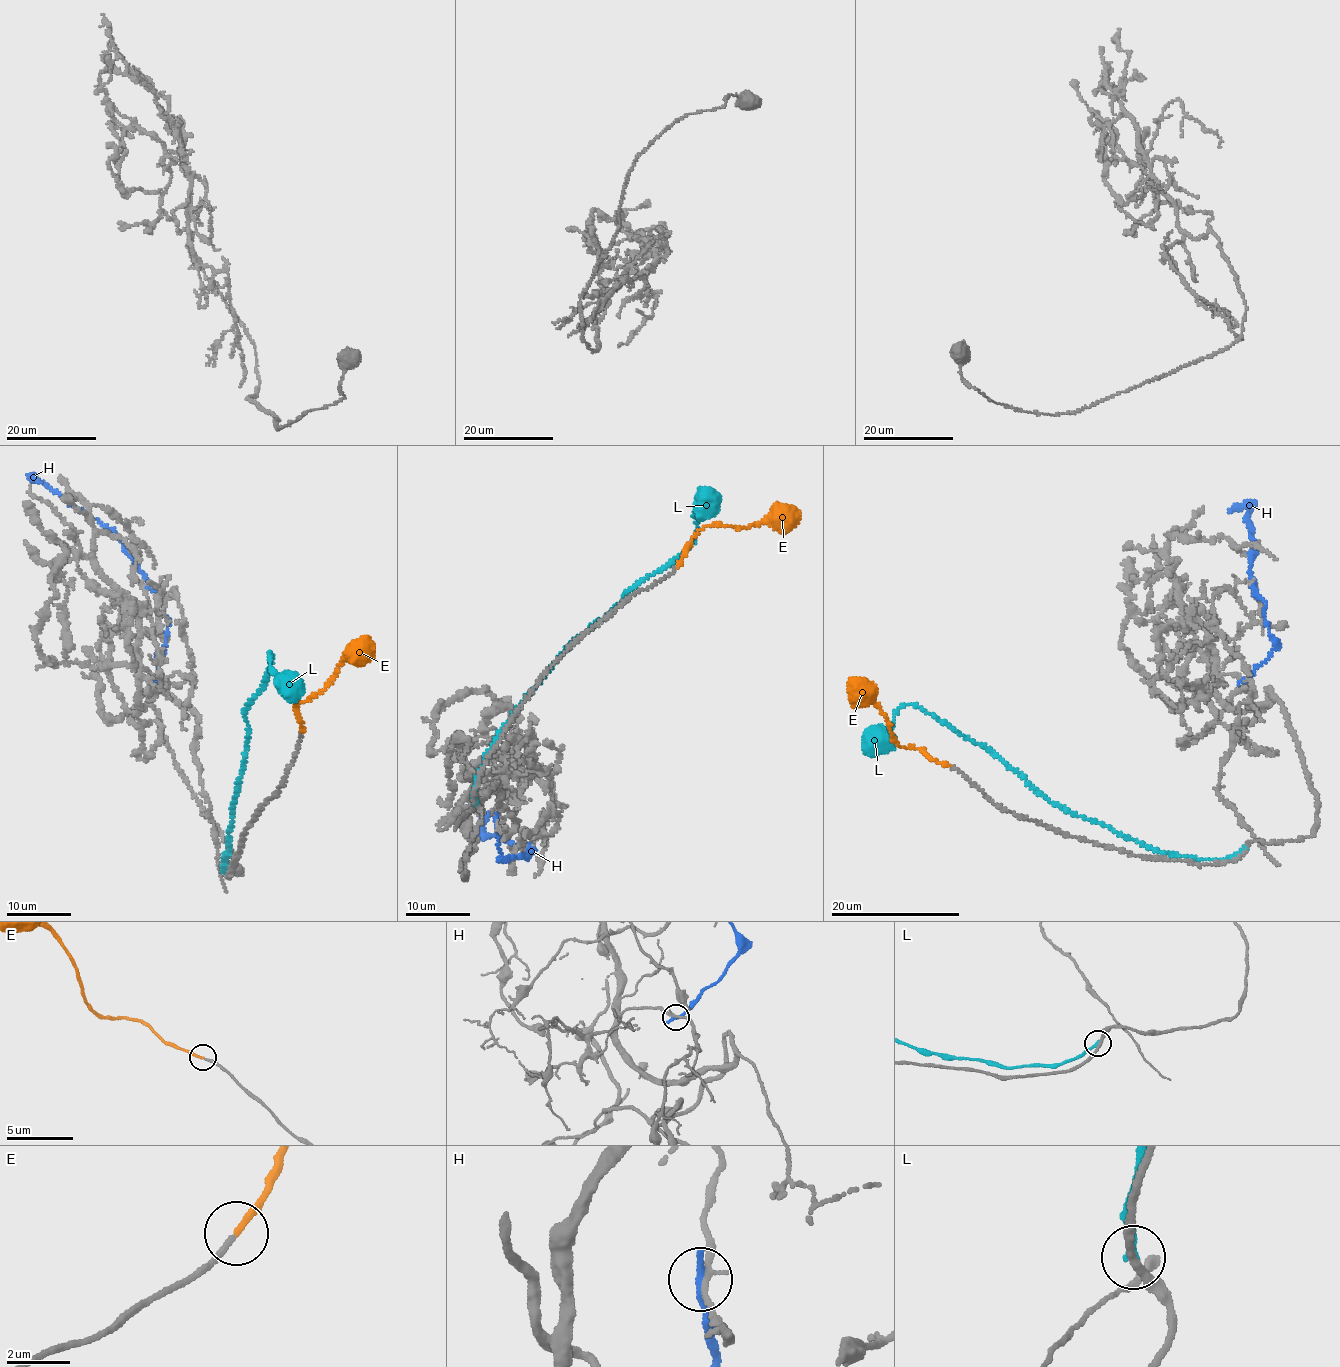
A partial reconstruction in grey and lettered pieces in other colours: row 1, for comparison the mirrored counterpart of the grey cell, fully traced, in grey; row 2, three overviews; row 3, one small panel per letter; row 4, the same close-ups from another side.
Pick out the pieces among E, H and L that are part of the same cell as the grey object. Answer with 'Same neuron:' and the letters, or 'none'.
Same neuron: E

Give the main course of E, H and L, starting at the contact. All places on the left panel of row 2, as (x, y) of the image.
E: (302, 733), (294, 706), (317, 696), (343, 661), (369, 658), (373, 646)
H: (155, 680), (159, 673), (157, 668), (167, 624), (158, 595), (118, 535), (39, 481)
L: (226, 867), (249, 738), (244, 716), (270, 667), (269, 653), (282, 686), (301, 693)

